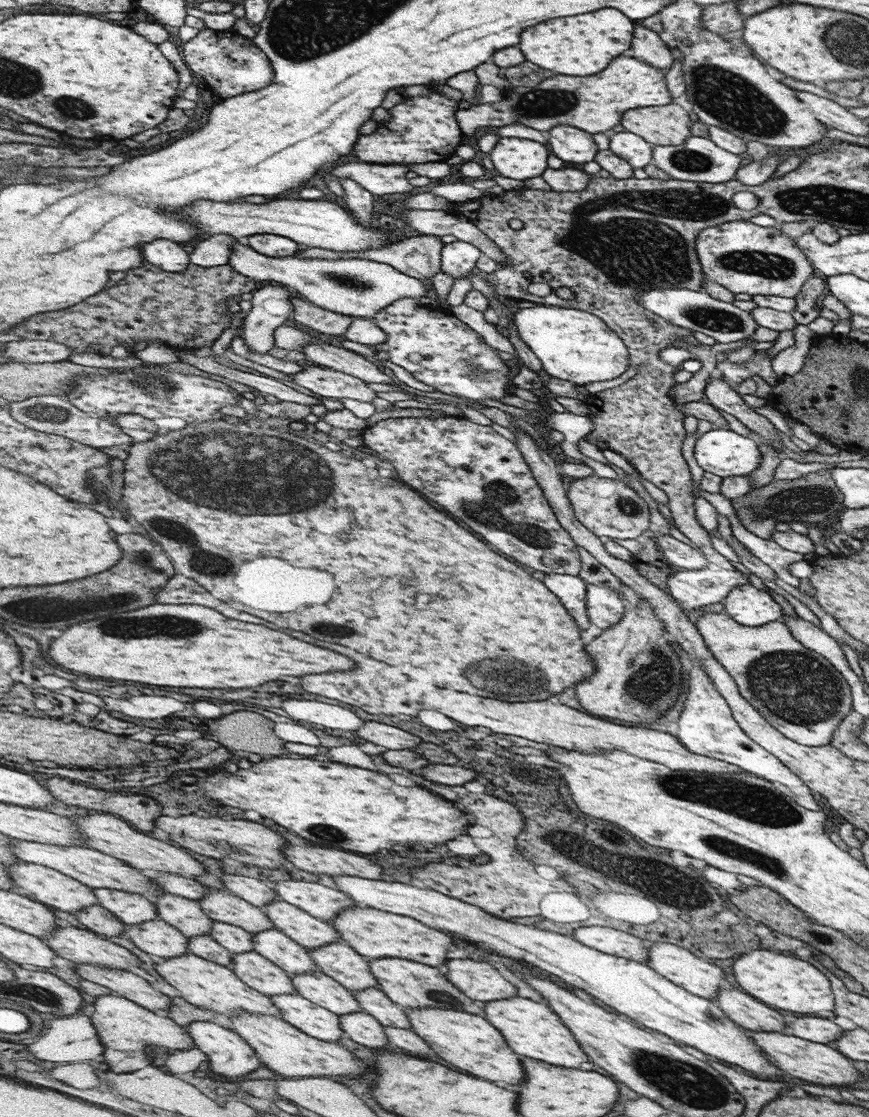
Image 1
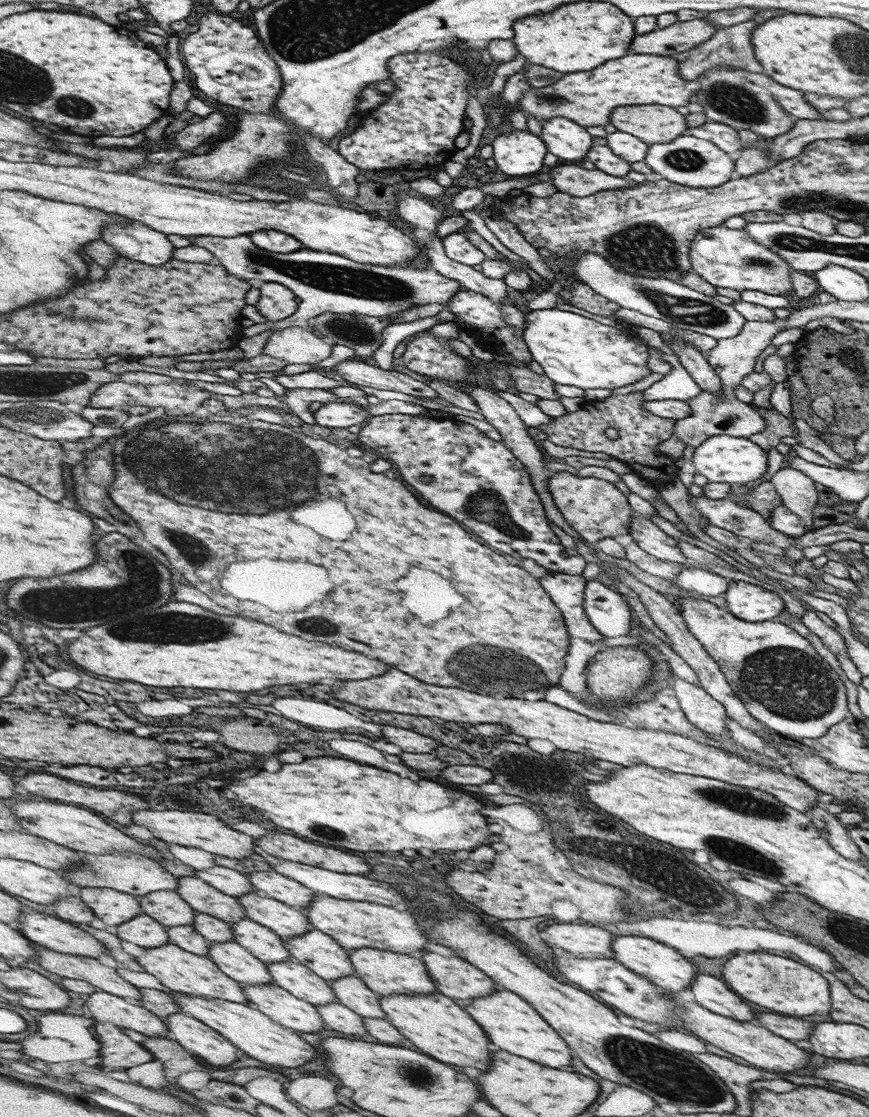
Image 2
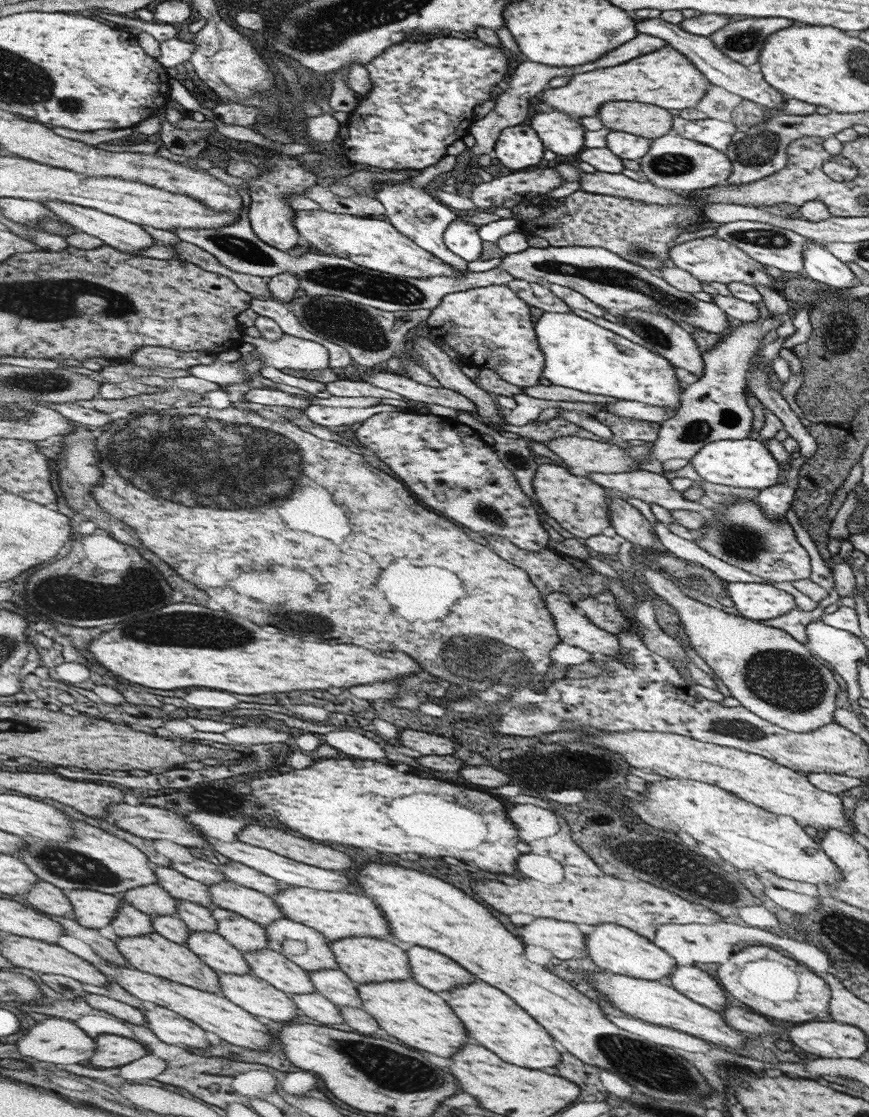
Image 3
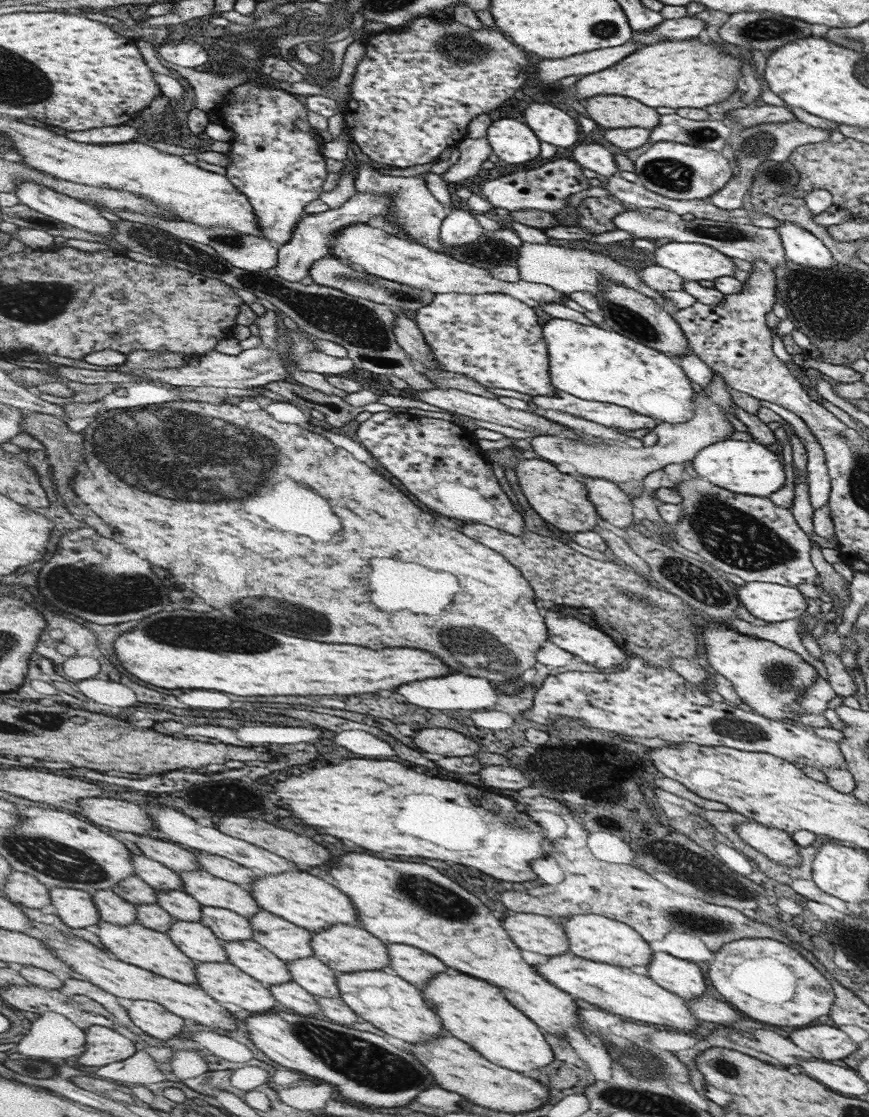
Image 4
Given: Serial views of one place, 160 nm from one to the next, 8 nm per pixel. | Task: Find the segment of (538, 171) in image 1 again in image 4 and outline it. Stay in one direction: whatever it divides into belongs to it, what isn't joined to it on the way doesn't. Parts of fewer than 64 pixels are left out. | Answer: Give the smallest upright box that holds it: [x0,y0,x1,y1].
[487,117,540,164]

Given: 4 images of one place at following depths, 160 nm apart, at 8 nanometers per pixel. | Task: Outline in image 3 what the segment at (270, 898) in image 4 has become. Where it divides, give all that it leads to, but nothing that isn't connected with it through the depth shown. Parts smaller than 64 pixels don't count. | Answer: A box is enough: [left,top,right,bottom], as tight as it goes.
[274,887,391,942]

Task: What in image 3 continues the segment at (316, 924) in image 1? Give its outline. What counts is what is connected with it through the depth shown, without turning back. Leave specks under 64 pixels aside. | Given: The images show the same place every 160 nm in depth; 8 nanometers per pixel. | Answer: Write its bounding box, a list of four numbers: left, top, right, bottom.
[208,879,286,928]

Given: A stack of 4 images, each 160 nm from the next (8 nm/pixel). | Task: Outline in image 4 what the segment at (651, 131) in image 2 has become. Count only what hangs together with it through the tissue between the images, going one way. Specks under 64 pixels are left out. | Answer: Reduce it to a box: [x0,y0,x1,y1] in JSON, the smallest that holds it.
[584,94,662,130]

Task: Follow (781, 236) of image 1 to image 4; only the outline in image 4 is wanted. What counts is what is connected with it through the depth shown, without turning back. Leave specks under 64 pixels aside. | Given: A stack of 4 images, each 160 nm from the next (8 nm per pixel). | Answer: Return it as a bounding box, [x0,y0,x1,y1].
[652,241,738,281]

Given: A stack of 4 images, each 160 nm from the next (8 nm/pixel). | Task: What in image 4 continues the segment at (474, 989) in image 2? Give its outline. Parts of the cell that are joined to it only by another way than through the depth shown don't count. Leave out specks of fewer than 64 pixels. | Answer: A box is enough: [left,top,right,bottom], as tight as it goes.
[387,943,450,988]

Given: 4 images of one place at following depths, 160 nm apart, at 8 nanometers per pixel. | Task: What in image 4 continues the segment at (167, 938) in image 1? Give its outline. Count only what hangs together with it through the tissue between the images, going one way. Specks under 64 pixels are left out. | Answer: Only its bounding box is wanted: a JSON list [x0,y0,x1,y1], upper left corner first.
[93,888,139,926]

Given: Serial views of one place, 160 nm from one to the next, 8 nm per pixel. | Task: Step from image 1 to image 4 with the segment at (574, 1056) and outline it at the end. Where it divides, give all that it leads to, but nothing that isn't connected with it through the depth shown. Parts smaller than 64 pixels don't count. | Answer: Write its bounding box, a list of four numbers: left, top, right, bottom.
[422,973,554,1072]

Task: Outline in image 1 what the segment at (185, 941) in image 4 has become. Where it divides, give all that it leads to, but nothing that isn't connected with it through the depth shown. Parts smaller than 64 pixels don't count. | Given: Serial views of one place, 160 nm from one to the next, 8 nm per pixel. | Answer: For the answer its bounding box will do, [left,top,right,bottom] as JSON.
[230,951,296,997]

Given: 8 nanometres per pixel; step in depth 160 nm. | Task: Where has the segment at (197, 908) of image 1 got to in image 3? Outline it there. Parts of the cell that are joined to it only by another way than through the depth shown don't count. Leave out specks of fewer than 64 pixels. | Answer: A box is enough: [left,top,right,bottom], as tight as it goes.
[124,884,176,916]

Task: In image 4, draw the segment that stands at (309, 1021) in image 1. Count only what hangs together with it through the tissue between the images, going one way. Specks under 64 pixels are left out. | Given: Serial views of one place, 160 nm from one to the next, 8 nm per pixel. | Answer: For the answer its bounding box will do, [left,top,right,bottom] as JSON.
[196,962,280,1013]

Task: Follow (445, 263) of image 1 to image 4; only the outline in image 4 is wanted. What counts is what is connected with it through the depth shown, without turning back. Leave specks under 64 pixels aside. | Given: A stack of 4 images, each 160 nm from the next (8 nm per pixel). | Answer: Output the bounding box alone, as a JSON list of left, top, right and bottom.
[438,209,485,246]

